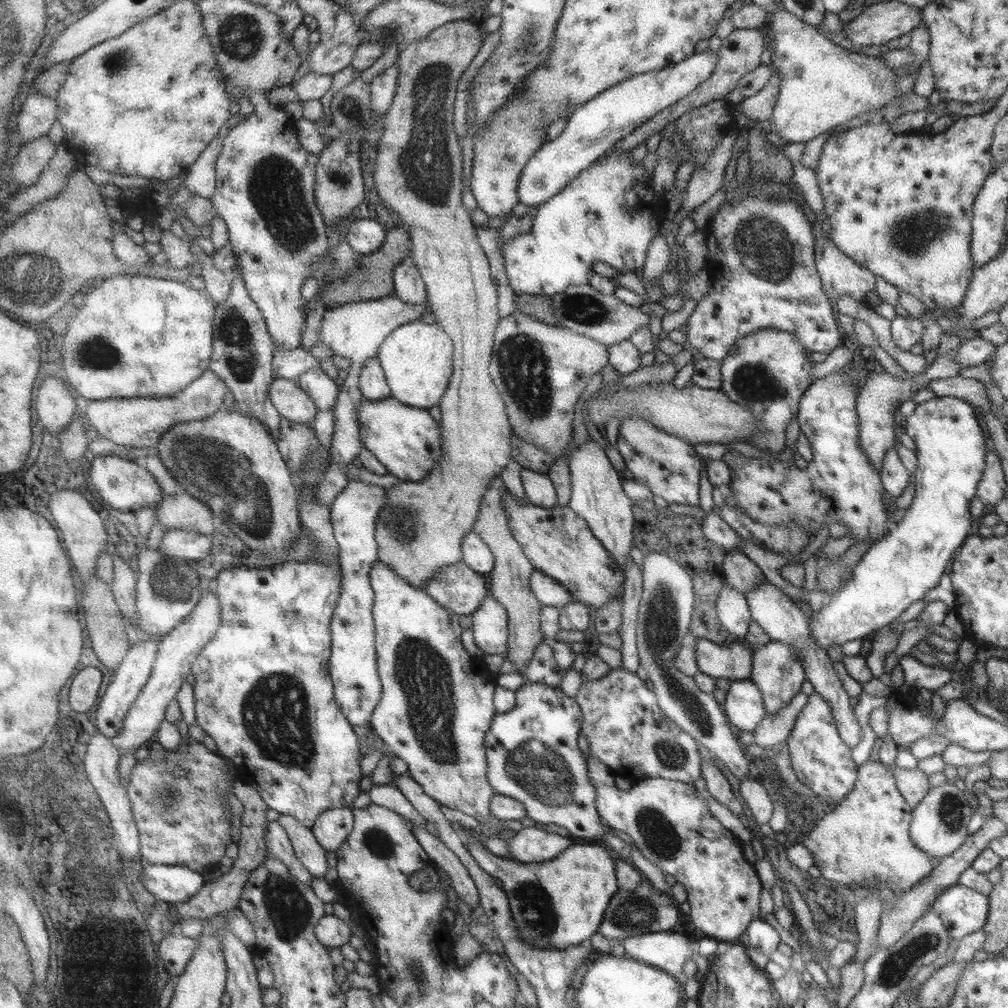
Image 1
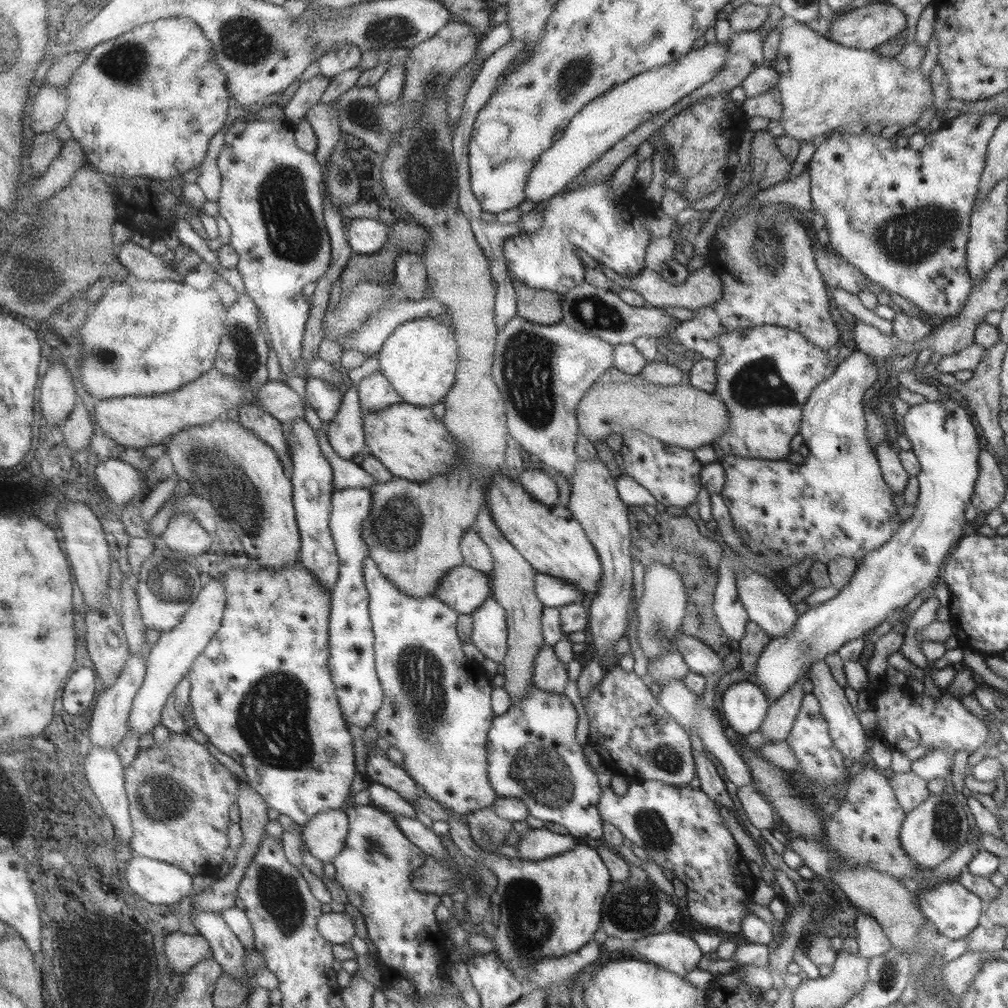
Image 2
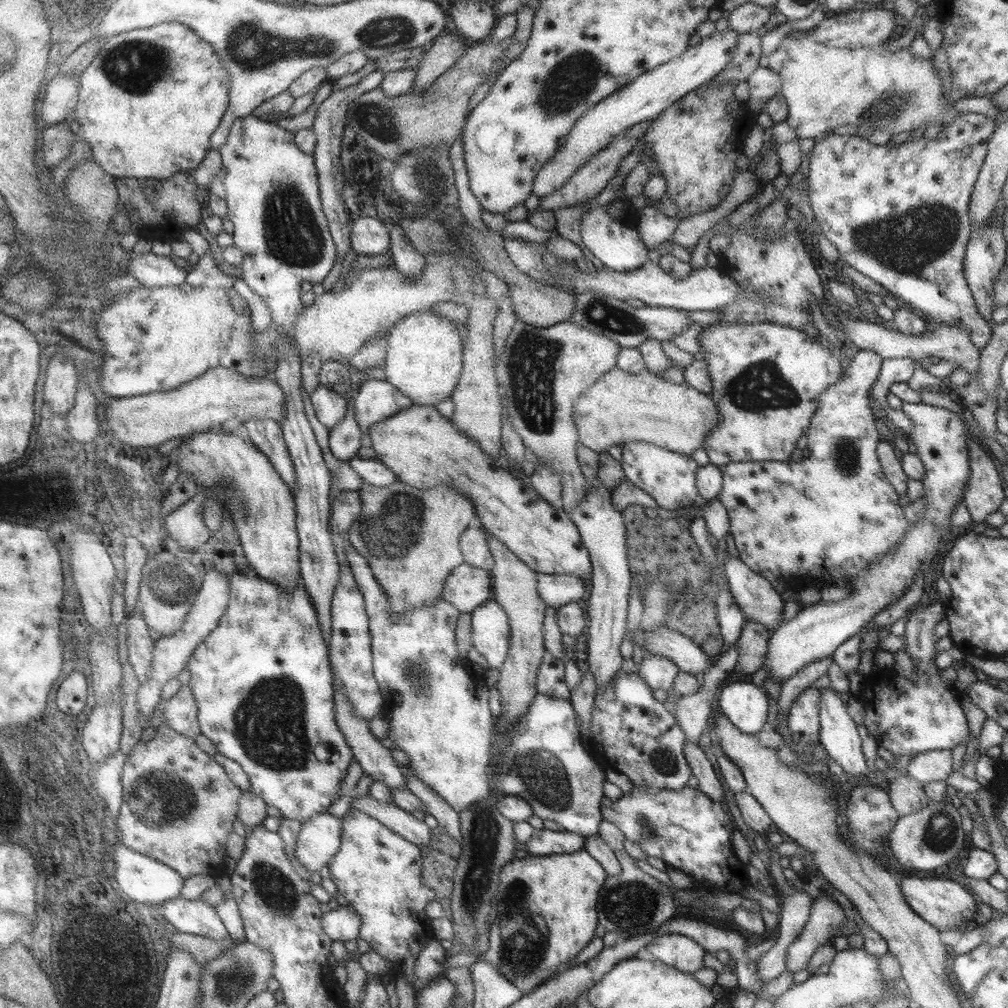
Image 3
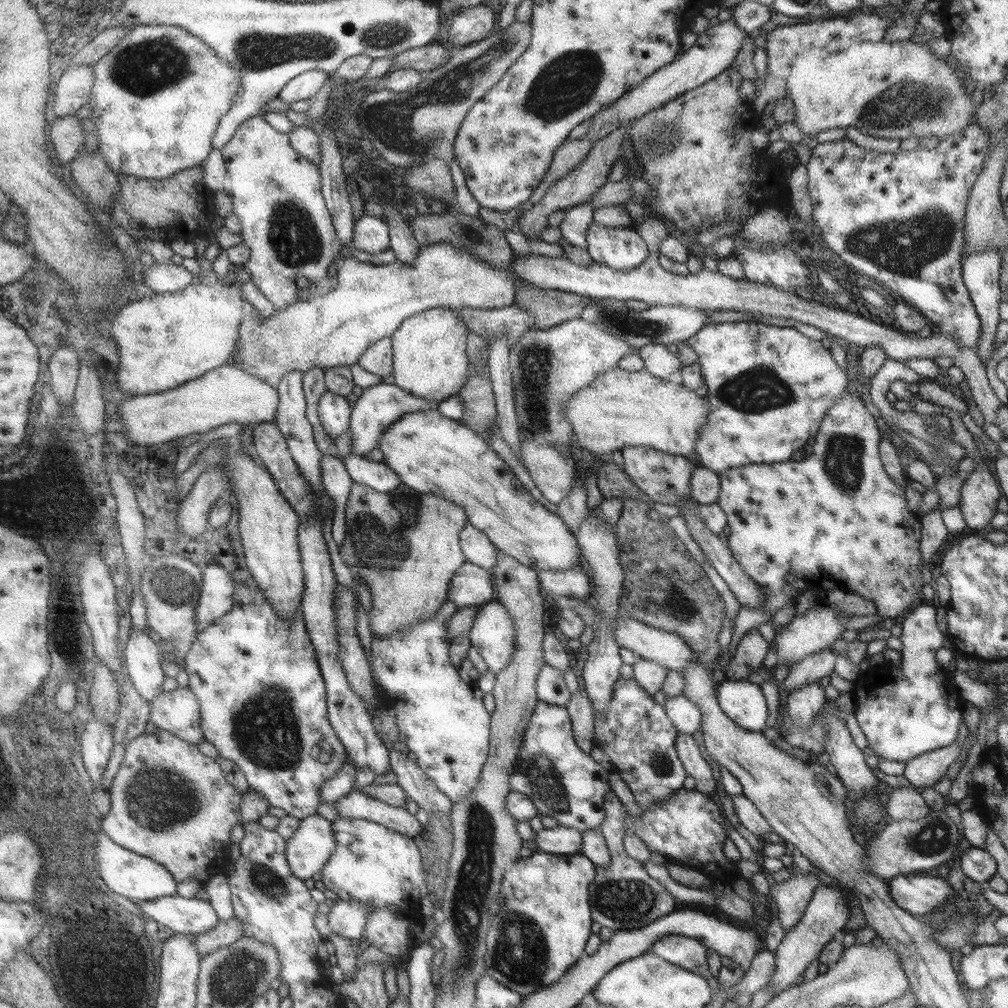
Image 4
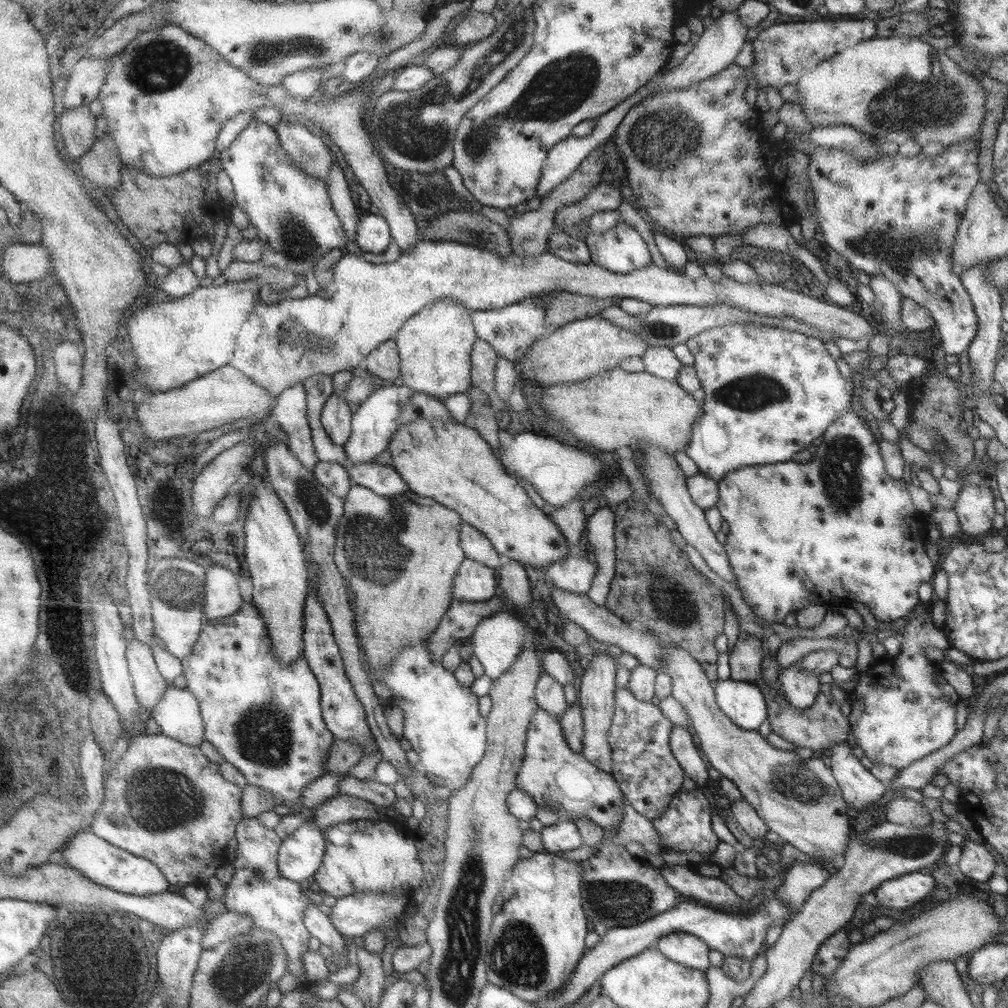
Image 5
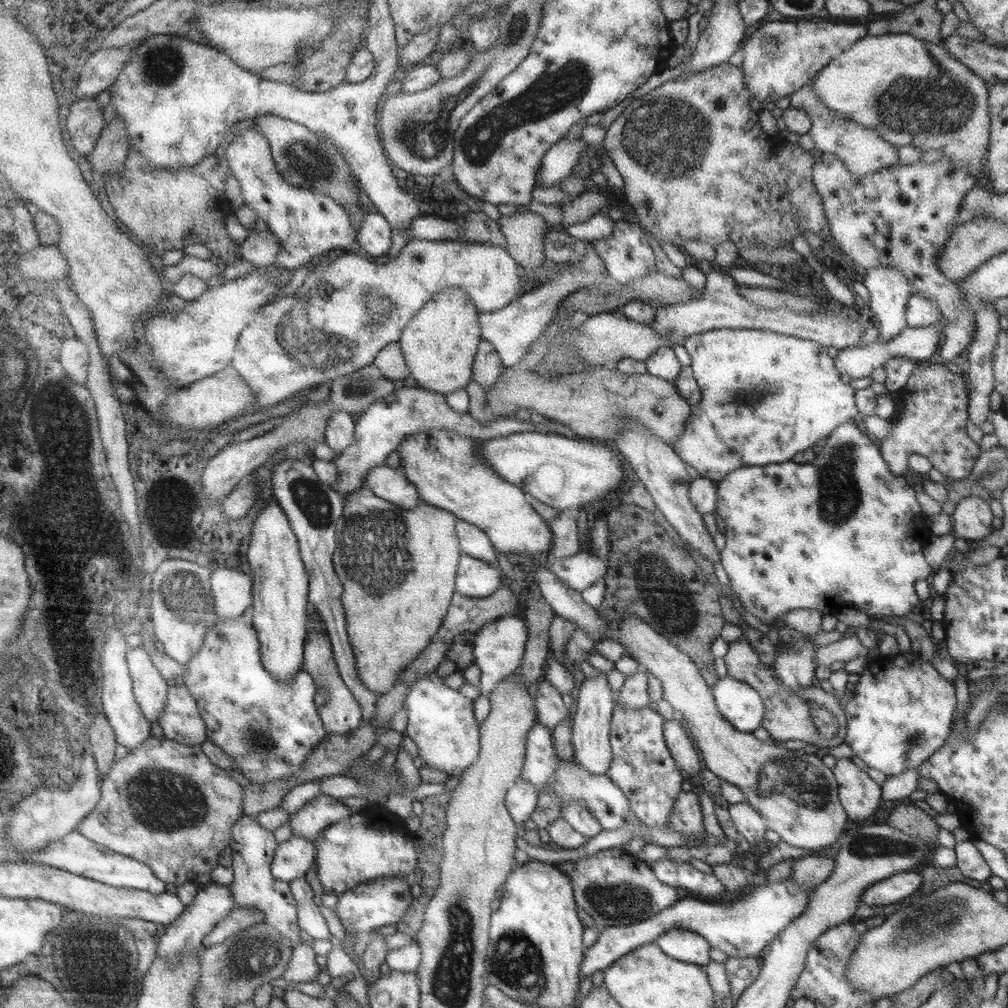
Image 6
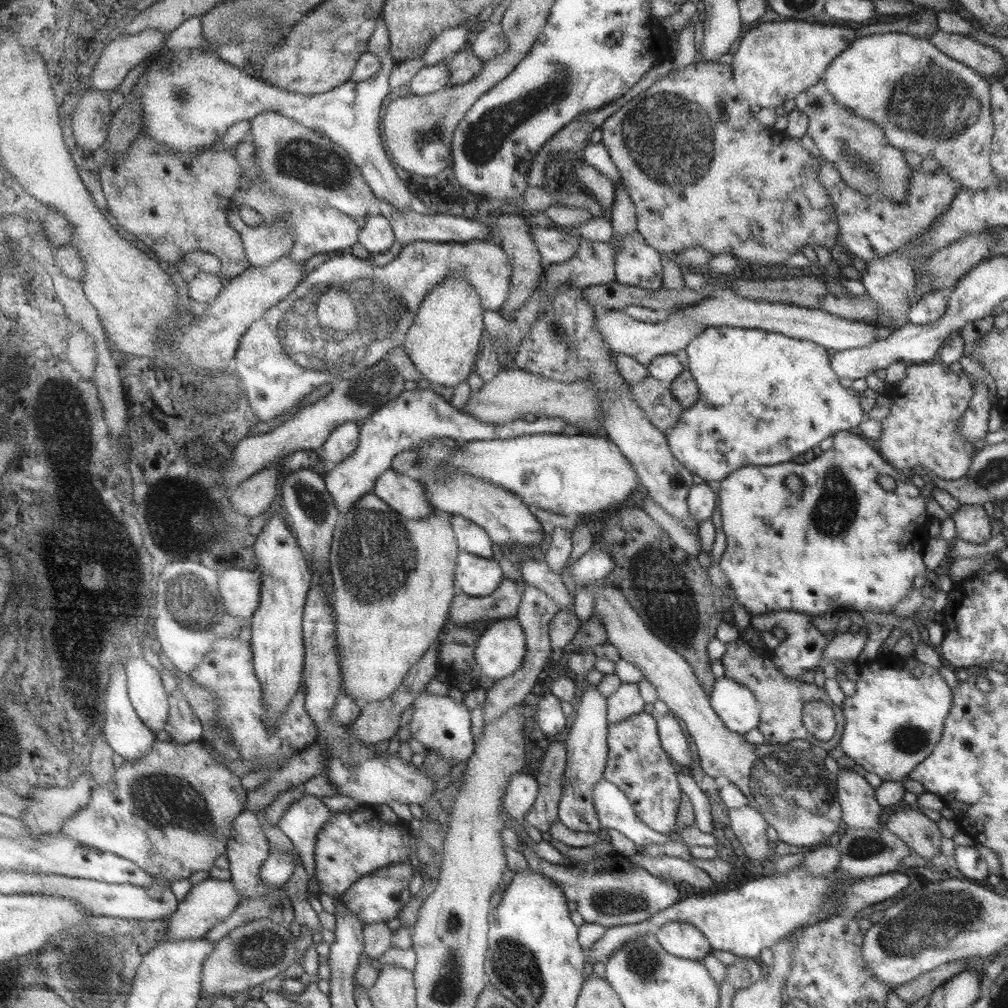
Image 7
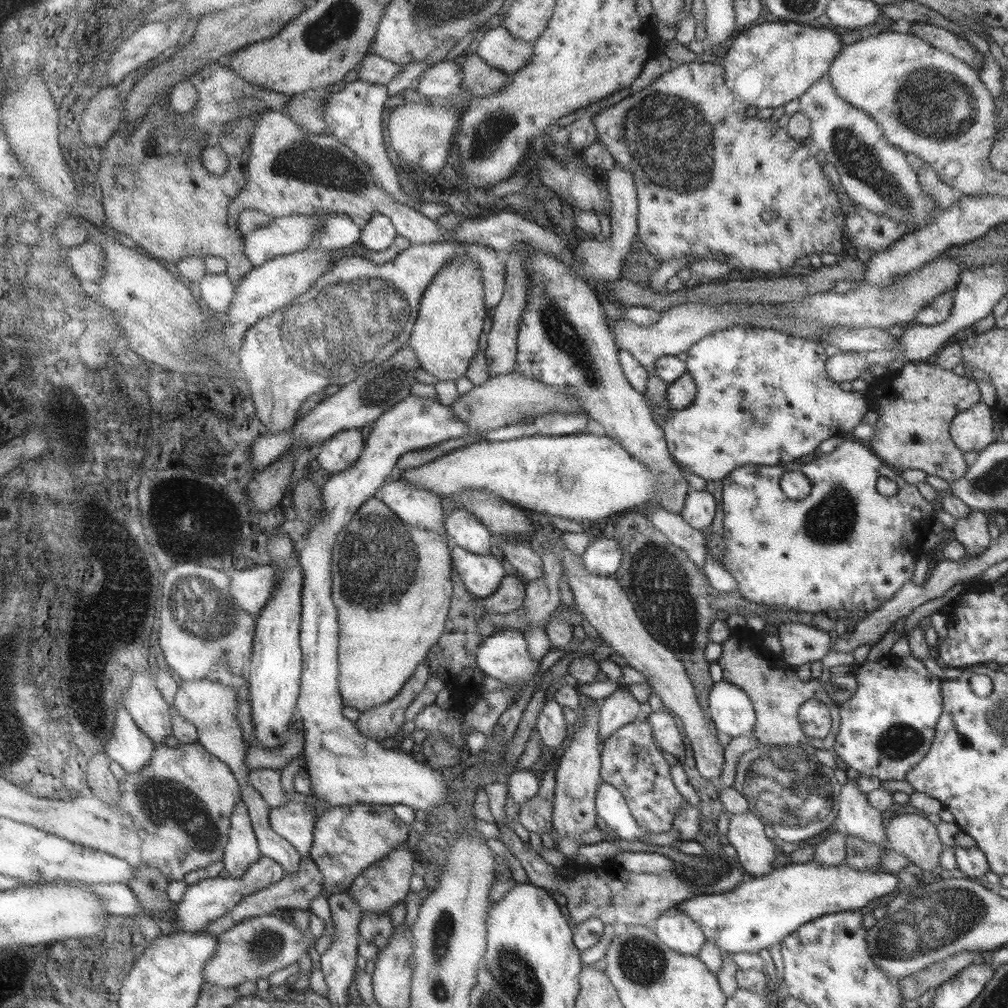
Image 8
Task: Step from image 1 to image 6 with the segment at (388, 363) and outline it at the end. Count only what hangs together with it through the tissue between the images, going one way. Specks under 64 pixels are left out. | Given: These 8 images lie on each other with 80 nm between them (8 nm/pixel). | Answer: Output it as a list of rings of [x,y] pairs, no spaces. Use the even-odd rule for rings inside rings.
[[[445,287],[423,303],[399,335],[401,350],[409,377],[425,390],[447,393],[465,388],[472,380],[472,363],[481,330],[478,310],[468,294],[457,287]]]

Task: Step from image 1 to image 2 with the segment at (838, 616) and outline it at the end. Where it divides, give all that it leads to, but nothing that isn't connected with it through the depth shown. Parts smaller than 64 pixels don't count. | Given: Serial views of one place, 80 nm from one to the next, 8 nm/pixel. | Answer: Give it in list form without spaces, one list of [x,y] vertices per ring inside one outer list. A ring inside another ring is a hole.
[[[945,398],[943,402],[923,402],[922,404],[910,405],[909,410],[905,412],[903,417],[903,436],[905,436],[909,442],[912,444],[911,452],[915,453],[919,463],[919,473],[917,473],[917,482],[919,483],[918,497],[916,499],[914,506],[914,511],[911,517],[904,521],[903,524],[892,534],[890,539],[882,544],[877,550],[868,552],[863,558],[860,564],[857,564],[856,569],[851,575],[850,581],[839,589],[839,593],[825,602],[818,604],[815,607],[809,607],[805,610],[803,614],[797,616],[793,628],[784,635],[778,637],[770,637],[770,641],[764,648],[764,652],[758,654],[757,664],[754,670],[754,674],[757,676],[757,681],[755,684],[761,687],[761,690],[765,692],[769,704],[776,701],[802,674],[807,672],[808,668],[818,660],[825,658],[827,654],[833,654],[838,648],[841,648],[845,642],[861,637],[867,630],[877,627],[882,622],[885,622],[887,616],[890,616],[895,612],[896,608],[901,608],[905,606],[919,591],[929,590],[929,584],[937,580],[937,572],[939,570],[939,565],[943,562],[945,554],[950,548],[955,547],[956,542],[961,538],[961,526],[965,524],[967,520],[963,518],[963,511],[965,506],[970,503],[970,496],[973,494],[973,488],[975,486],[975,480],[977,480],[977,472],[979,472],[979,465],[977,464],[977,453],[980,449],[977,446],[977,434],[975,433],[975,428],[971,425],[971,419],[969,418],[969,412],[967,412],[964,404],[956,398]]]

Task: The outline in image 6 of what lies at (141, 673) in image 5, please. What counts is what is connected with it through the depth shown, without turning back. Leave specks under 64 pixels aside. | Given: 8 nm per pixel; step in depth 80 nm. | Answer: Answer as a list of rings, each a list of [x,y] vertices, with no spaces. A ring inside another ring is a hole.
[[[130,648],[128,655],[133,696],[146,720],[157,722],[166,708],[168,688],[166,679],[157,671],[152,656],[143,649]]]

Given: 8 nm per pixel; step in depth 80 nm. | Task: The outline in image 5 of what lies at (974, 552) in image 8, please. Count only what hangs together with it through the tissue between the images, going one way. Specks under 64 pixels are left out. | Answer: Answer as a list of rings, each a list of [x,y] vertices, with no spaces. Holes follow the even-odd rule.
[[[981,478],[979,486],[963,486],[954,500],[953,510],[959,530],[971,537],[989,532],[996,515],[993,509],[994,494],[985,481]]]

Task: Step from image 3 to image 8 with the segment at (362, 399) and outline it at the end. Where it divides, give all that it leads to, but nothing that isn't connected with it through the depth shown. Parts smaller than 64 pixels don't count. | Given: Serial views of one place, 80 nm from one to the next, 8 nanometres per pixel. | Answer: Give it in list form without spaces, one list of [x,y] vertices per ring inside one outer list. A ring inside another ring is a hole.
[[[411,394],[407,398],[397,402],[389,411],[385,411],[381,417],[373,421],[373,427],[369,436],[364,442],[363,452],[349,468],[329,475],[327,481],[323,484],[322,498],[323,510],[316,523],[306,532],[306,538],[302,549],[297,553],[298,565],[301,569],[302,589],[301,589],[301,610],[299,625],[299,644],[302,654],[302,670],[300,676],[300,691],[296,698],[295,711],[302,720],[302,760],[310,784],[310,796],[324,802],[328,808],[335,806],[354,805],[365,803],[368,805],[393,805],[403,804],[410,806],[413,812],[417,810],[429,812],[433,808],[442,806],[447,798],[449,790],[449,781],[447,782],[441,771],[431,768],[425,762],[417,762],[413,759],[411,753],[405,753],[401,750],[385,748],[379,740],[369,738],[356,727],[354,721],[350,721],[343,716],[341,696],[338,691],[338,620],[337,611],[332,601],[332,576],[331,576],[331,551],[335,542],[336,534],[343,530],[346,524],[351,522],[353,514],[363,505],[363,502],[374,497],[381,501],[380,488],[388,477],[395,474],[395,462],[406,452],[417,449],[429,448],[437,445],[443,440],[449,438],[461,438],[467,435],[479,435],[487,441],[499,442],[516,439],[522,436],[541,435],[541,436],[561,436],[573,434],[574,432],[583,432],[589,424],[589,418],[586,414],[551,414],[537,415],[531,424],[510,424],[495,430],[484,430],[484,432],[468,432],[468,428],[453,415],[449,406],[441,406],[437,400],[430,398],[417,398]]]

